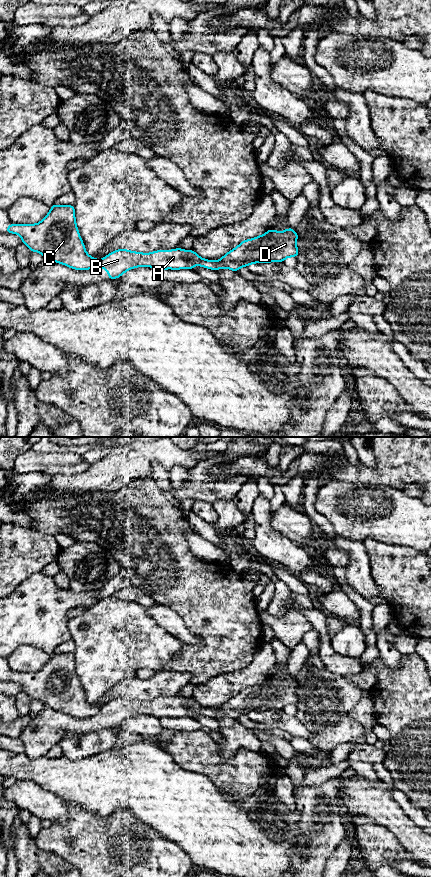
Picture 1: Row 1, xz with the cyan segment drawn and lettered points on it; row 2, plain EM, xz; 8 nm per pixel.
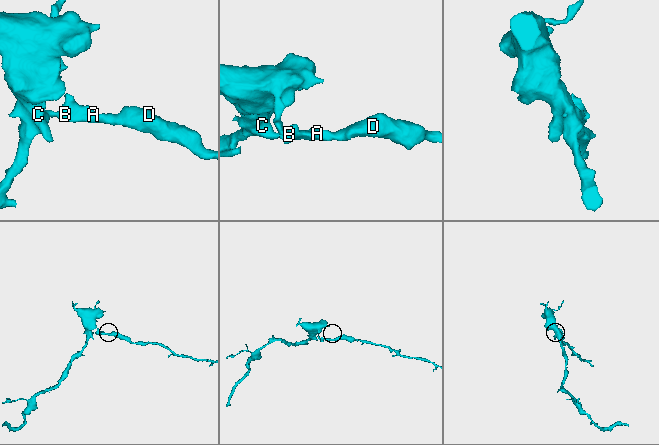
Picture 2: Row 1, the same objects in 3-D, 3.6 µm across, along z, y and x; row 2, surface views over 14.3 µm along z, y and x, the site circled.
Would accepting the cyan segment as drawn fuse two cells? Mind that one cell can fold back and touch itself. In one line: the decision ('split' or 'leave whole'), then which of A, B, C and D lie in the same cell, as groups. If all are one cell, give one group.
split; A B D / C

